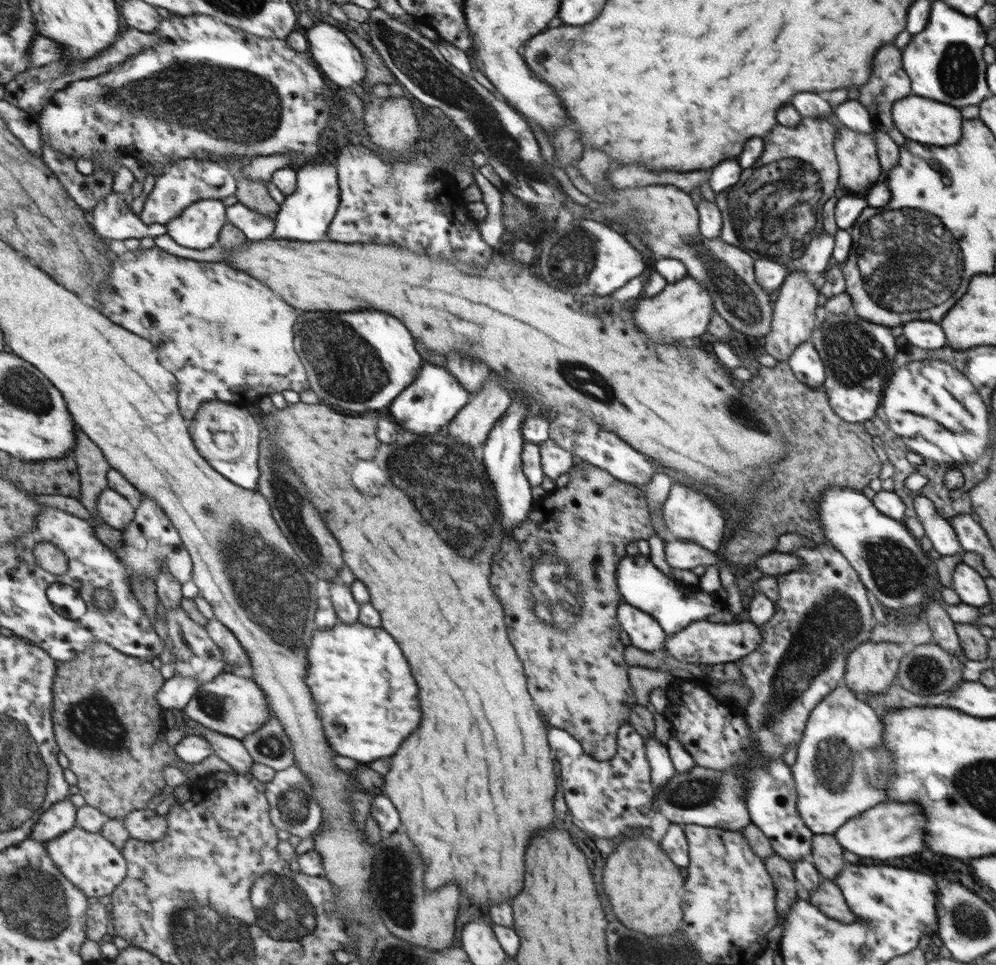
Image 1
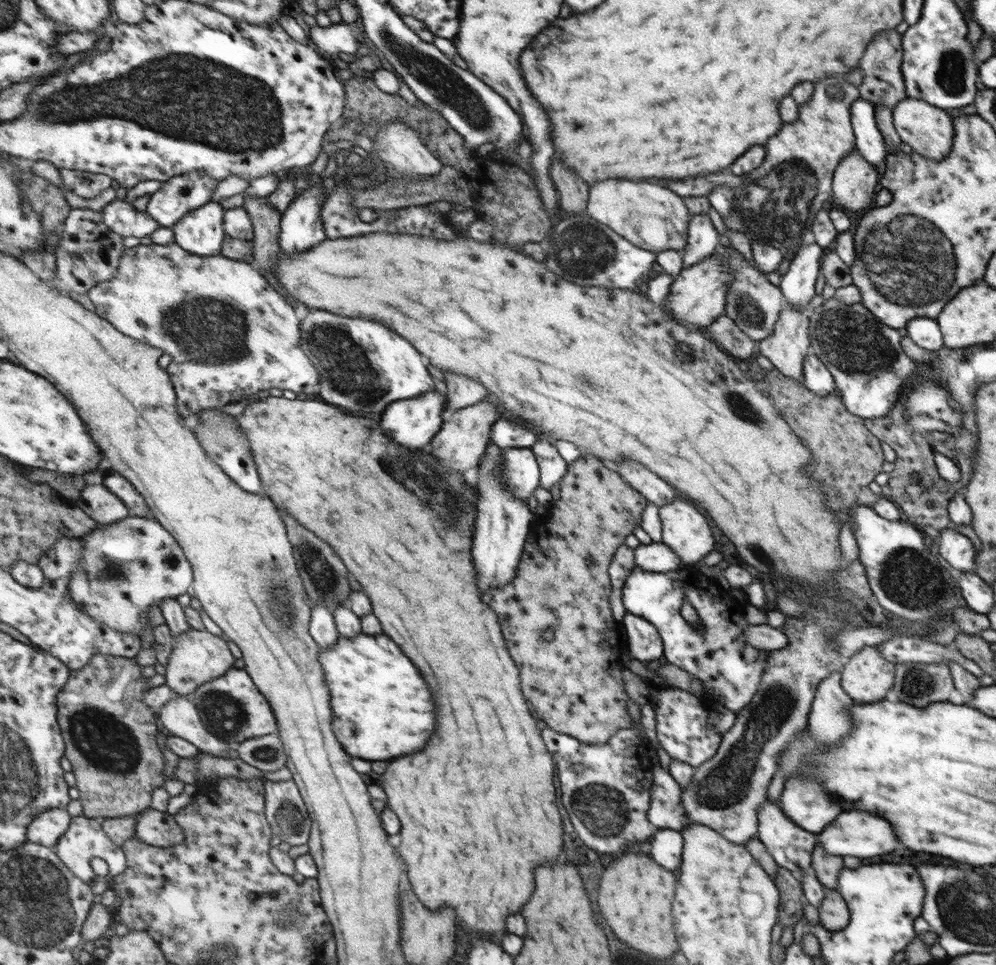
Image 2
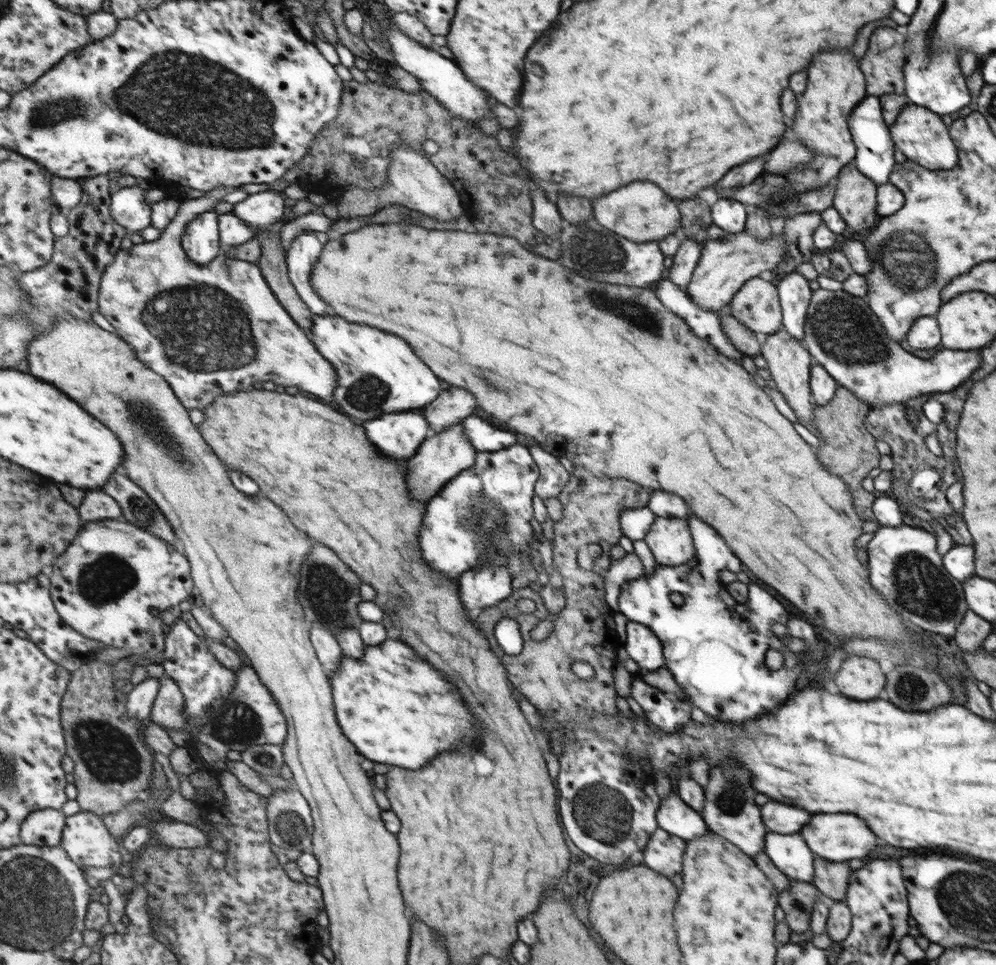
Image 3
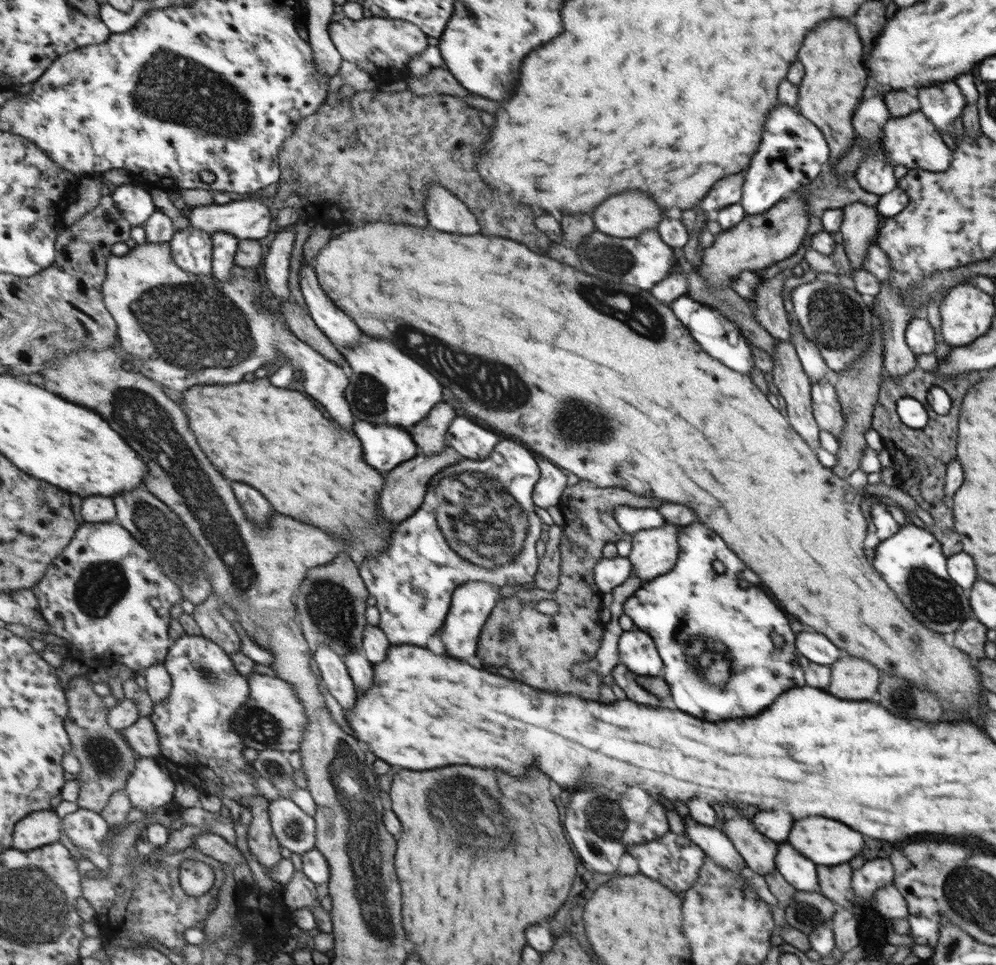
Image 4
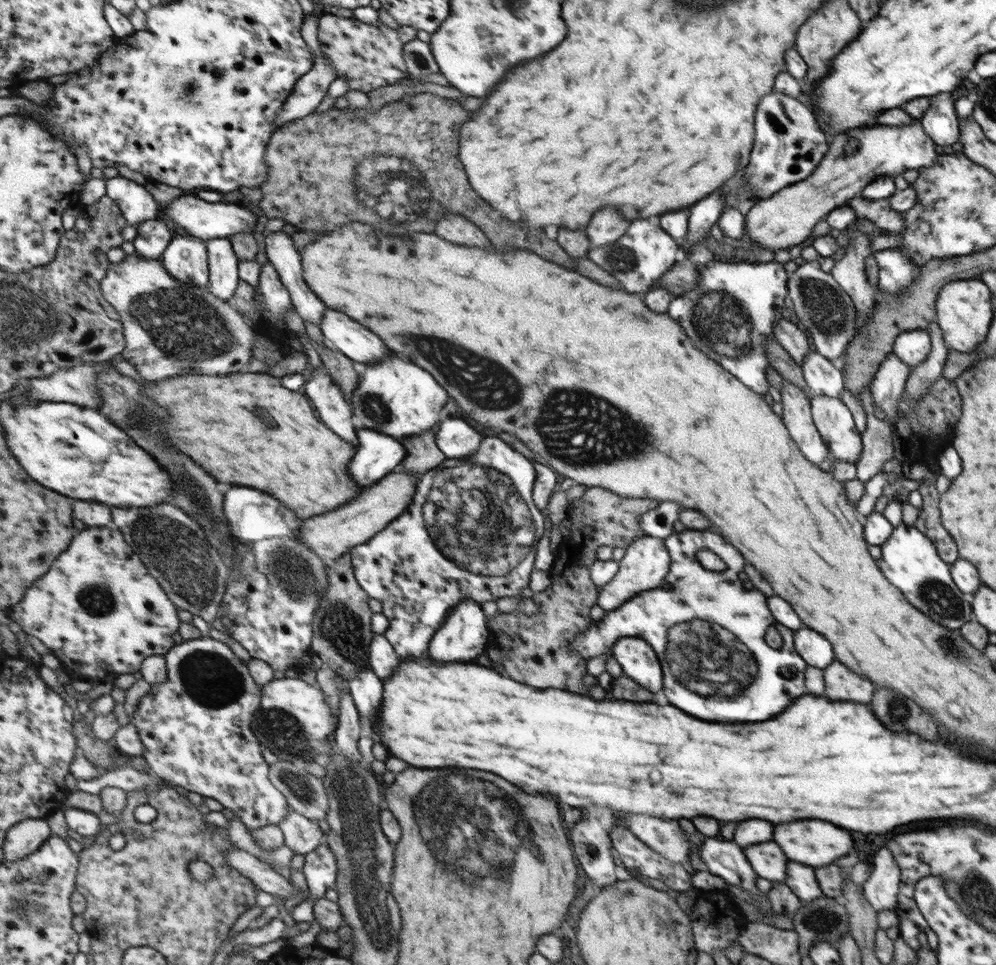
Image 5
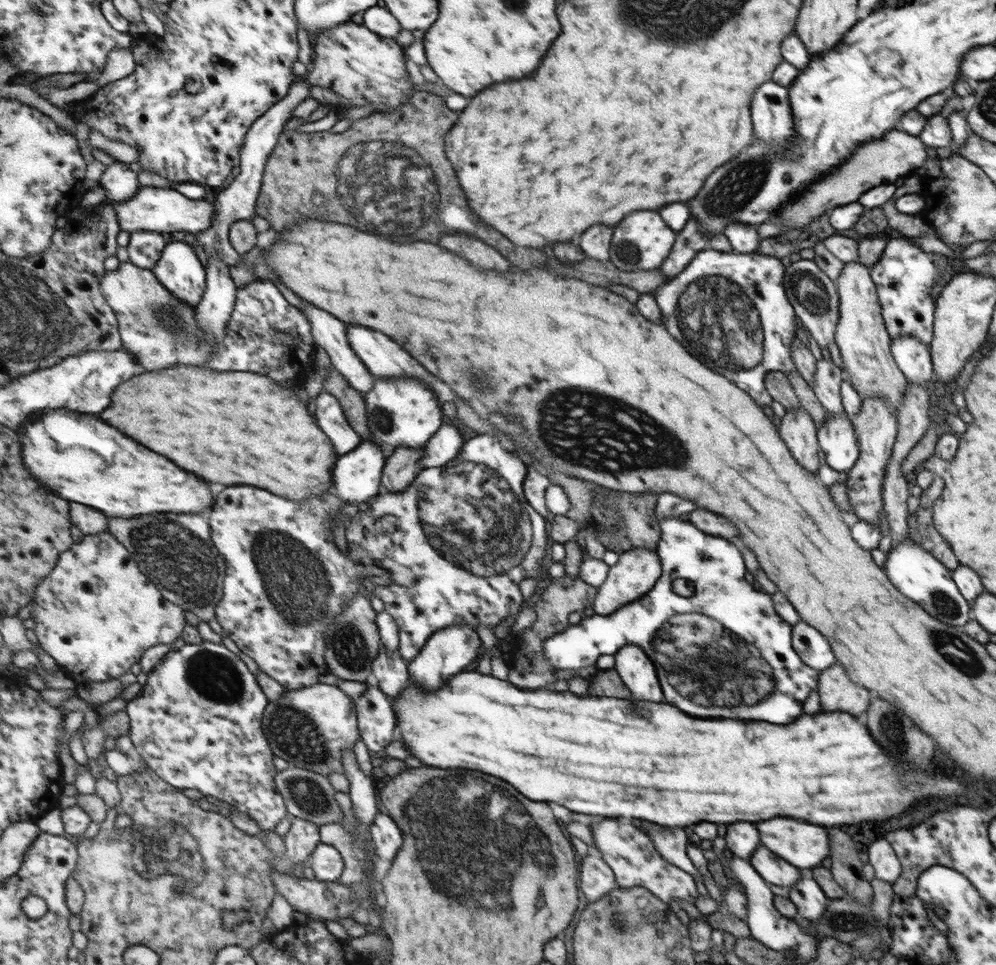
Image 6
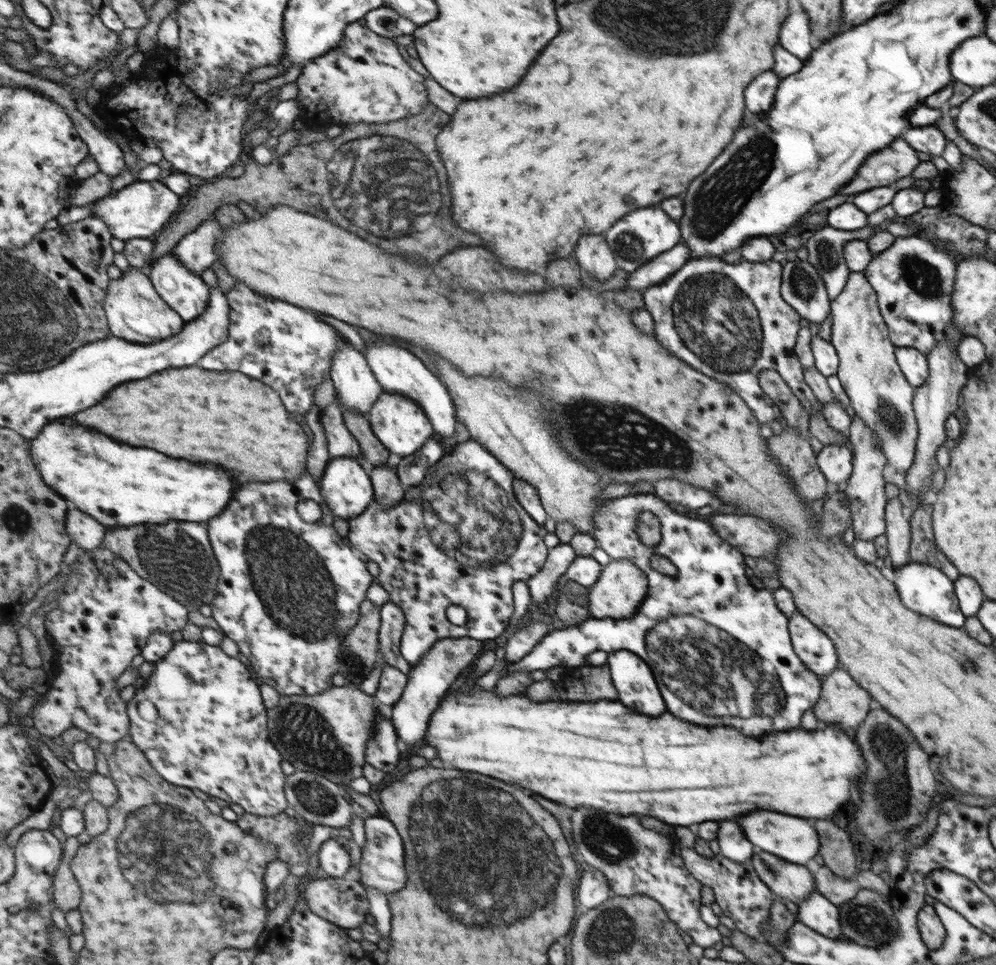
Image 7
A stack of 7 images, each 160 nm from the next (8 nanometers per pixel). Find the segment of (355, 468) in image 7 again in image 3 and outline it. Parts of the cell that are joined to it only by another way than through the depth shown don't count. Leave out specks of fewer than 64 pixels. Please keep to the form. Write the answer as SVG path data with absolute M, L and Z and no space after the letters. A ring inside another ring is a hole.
M416 409L384 414L366 422L364 428L368 428L368 440L372 440L384 456L392 460L402 458L404 462L417 453L418 446L422 446L430 425L423 409Z

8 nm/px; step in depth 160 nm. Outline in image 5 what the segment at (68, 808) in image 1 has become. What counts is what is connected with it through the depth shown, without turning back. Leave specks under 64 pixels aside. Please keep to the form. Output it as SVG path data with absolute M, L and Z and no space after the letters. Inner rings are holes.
M46 818L25 820L8 834L5 844L6 863L19 861L38 852L55 834Z

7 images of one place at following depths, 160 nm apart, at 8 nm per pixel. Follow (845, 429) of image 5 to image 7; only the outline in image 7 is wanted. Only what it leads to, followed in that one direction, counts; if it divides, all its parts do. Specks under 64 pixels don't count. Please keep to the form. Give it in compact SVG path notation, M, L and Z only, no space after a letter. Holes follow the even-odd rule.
M824 445L819 454L819 468L834 486L844 486L853 471L853 452L846 445Z

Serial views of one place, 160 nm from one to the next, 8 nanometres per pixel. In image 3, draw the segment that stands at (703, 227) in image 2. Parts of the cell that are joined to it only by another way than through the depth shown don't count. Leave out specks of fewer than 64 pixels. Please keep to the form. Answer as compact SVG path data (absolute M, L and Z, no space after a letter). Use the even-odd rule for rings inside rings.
M683 238L677 254L672 258L673 263L669 268L667 279L674 281L676 286L684 292L692 280L696 265L702 259L700 249L703 246L704 243L699 243L694 239Z

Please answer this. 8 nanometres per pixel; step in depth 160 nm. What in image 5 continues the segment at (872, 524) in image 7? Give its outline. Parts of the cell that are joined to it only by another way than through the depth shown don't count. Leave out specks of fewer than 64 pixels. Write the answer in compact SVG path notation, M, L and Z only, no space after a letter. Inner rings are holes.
M890 354L883 361L878 374L869 385L874 402L886 412L886 416L890 416L890 426L896 422L896 416L900 415L898 402L905 393L905 386L910 375L910 365L902 362L896 354Z

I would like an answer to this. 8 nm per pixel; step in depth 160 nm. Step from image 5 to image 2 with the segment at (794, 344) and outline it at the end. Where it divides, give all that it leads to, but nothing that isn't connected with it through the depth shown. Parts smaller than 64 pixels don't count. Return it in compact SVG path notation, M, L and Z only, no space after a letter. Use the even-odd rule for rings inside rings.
M722 236L722 248L724 252L728 252L727 260L734 273L734 282L727 296L724 314L739 325L752 340L767 339L773 333L772 330L775 330L774 324L778 322L783 308L786 307L785 296L782 296L778 286L768 281L768 272L764 272L763 268L756 268L756 264L752 264L748 256L743 256L731 247L728 236Z

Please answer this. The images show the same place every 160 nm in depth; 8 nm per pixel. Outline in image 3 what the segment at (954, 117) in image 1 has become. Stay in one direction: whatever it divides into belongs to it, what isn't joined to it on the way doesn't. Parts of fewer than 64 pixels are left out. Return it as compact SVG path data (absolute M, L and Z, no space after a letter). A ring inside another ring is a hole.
M908 103L899 112L894 124L889 127L895 147L901 150L908 161L921 164L926 170L948 170L956 166L959 162L959 152L956 152L955 142L948 136L948 128L944 126L939 114L932 112L929 108L921 107L917 104Z

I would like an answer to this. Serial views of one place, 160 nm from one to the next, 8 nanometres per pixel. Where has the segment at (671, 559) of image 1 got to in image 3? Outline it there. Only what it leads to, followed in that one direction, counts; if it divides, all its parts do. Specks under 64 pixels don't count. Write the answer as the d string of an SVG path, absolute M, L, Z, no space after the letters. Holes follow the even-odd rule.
M626 553L624 558L612 561L606 578L606 591L608 604L611 604L617 613L620 612L618 596L622 584L642 575L644 575L644 564L636 553Z

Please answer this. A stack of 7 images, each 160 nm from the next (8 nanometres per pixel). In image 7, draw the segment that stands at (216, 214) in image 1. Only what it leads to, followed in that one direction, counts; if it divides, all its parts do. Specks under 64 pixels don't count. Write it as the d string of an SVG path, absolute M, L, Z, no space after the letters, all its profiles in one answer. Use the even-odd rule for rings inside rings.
M174 252L157 260L153 269L151 278L155 288L188 323L208 310L212 288Z

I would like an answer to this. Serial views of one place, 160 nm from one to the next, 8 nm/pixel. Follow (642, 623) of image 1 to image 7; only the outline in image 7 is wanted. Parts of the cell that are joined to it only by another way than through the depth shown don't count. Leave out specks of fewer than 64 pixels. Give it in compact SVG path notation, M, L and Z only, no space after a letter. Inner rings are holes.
M616 651L609 653L606 663L622 704L646 716L660 716L666 712L657 674L652 674L654 670L643 657L630 651Z

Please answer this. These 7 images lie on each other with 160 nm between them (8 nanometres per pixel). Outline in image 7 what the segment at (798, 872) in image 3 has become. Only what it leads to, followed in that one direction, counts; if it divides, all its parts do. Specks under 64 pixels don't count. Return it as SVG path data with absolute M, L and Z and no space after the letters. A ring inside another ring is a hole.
M817 890L812 891L807 899L800 901L797 906L799 924L808 925L812 930L830 938L844 939L839 908L827 897Z

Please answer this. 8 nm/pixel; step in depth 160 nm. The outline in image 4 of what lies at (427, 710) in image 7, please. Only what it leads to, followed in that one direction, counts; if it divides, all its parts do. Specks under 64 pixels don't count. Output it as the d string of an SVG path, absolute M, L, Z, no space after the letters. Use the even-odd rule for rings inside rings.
M476 581L463 584L454 592L454 598L451 599L450 616L447 616L448 624L444 626L444 632L440 634L450 656L466 660L468 656L472 656L476 652L478 634L480 634L484 623L488 620L492 609L501 599L500 589L501 586L497 584Z

